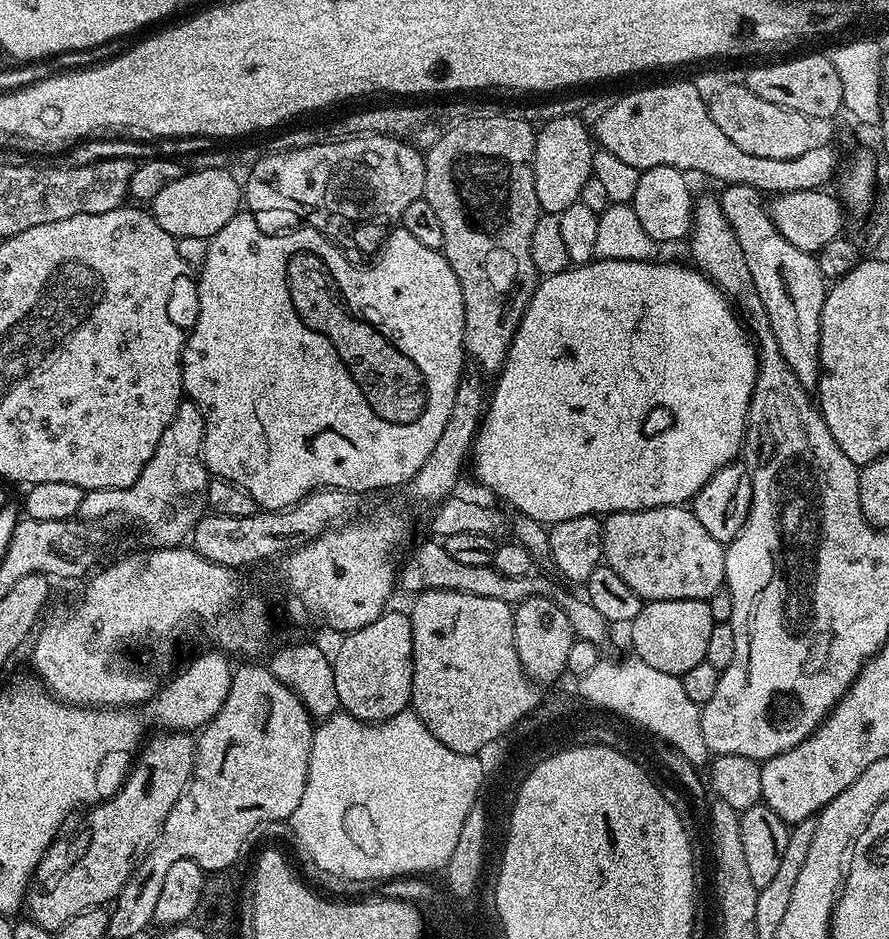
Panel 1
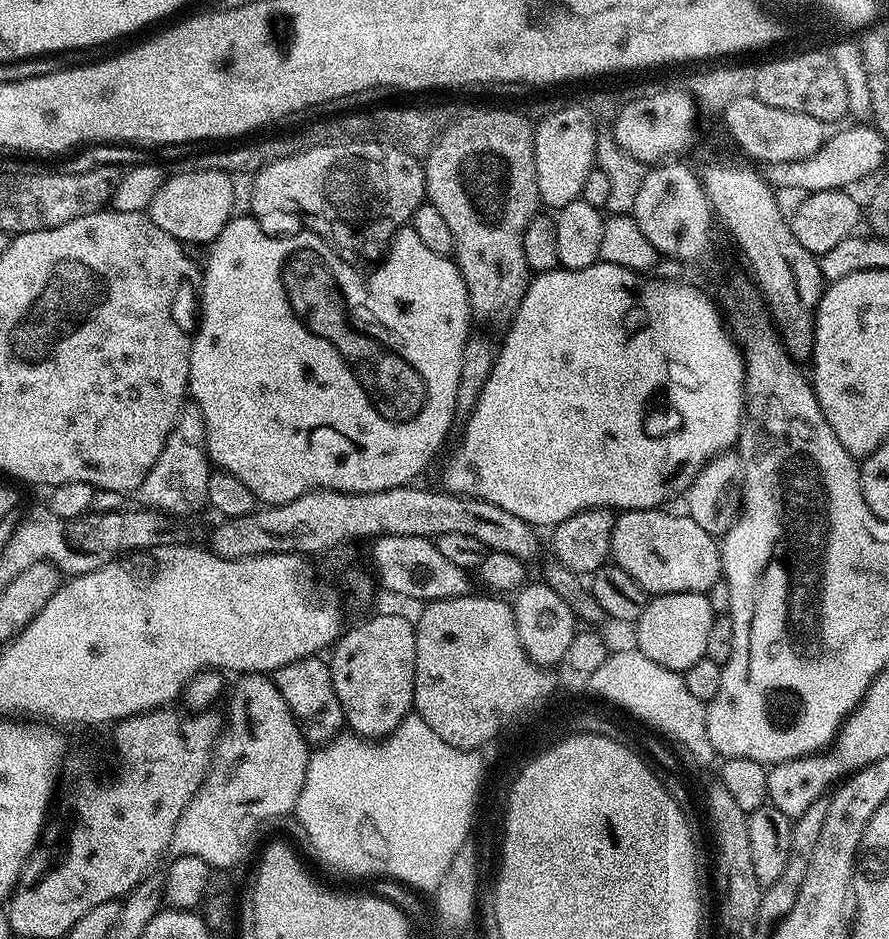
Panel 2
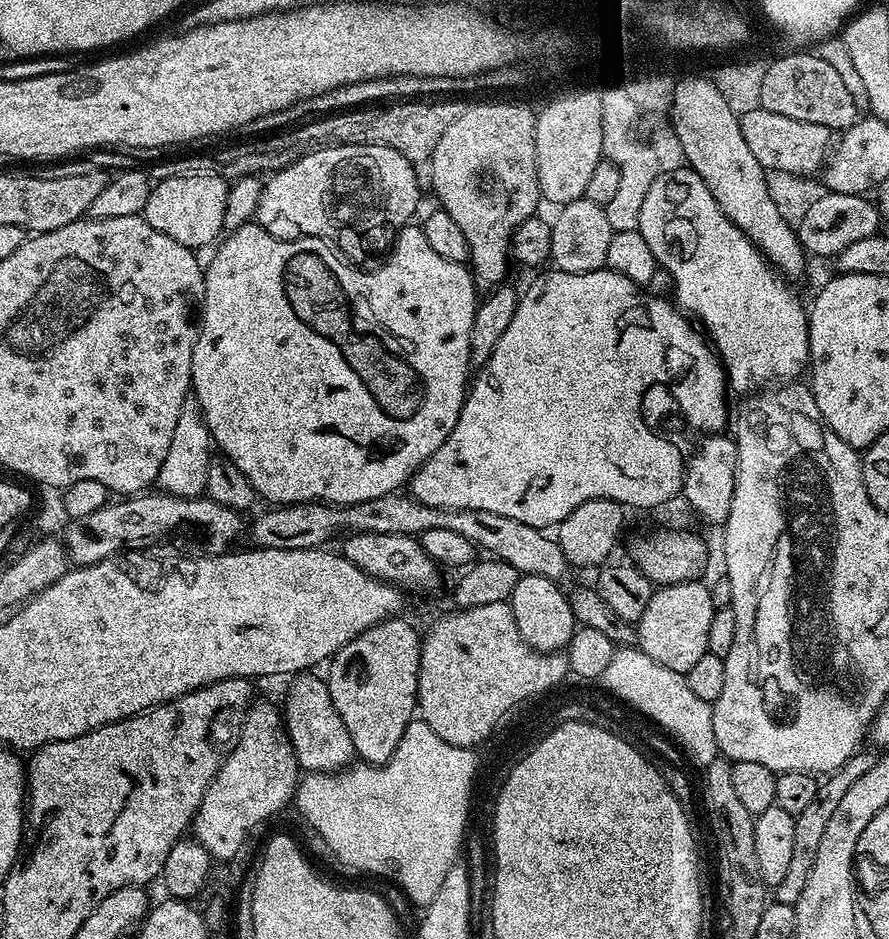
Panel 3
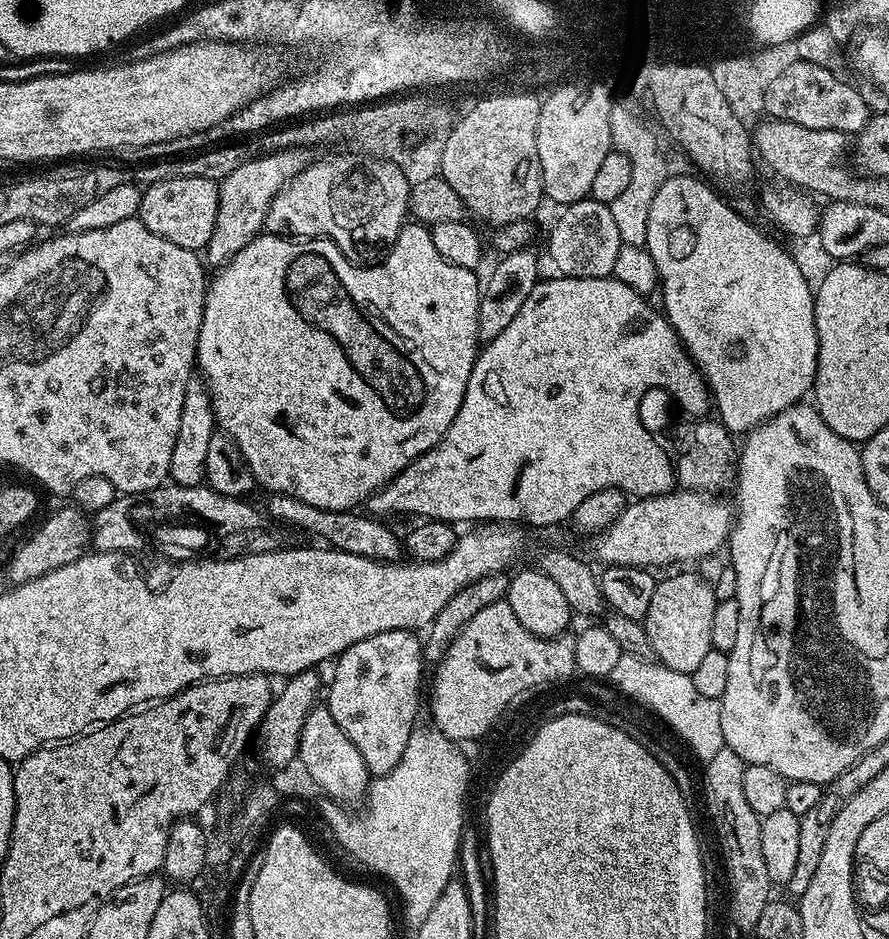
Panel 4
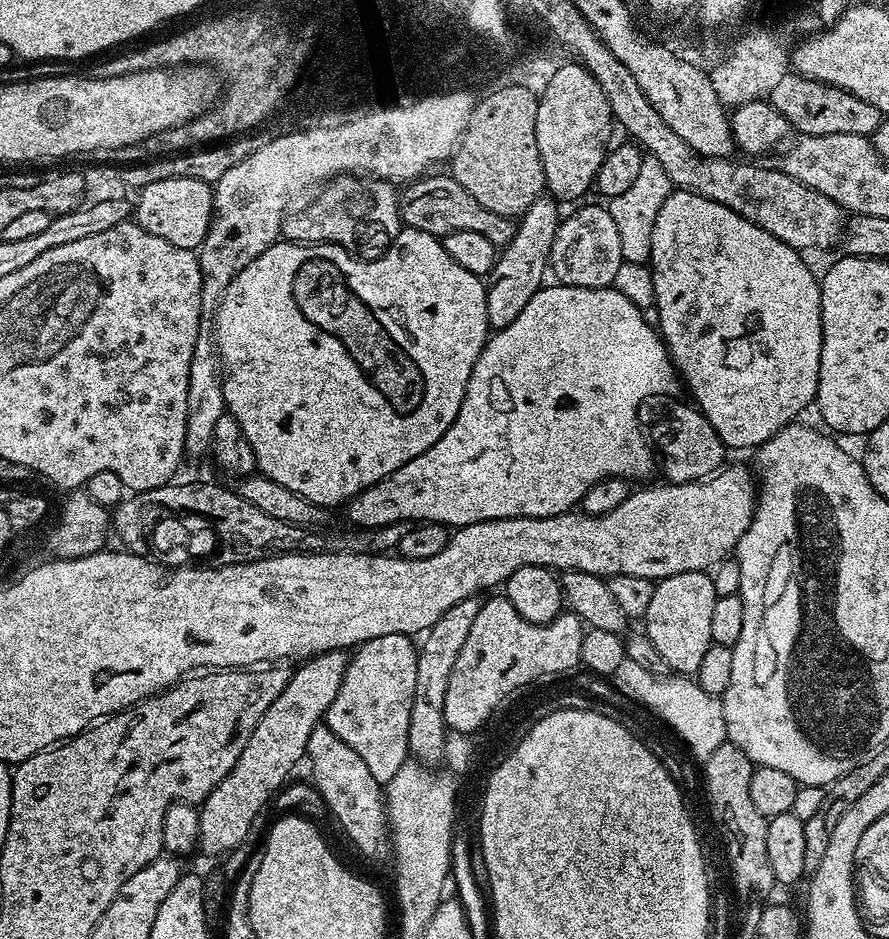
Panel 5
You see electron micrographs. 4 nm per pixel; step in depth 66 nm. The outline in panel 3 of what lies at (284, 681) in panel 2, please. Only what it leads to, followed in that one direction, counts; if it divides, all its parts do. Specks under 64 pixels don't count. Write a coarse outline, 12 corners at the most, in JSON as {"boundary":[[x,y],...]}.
{"boundary":[[327,679],[287,681],[283,727],[305,773],[353,763]]}

